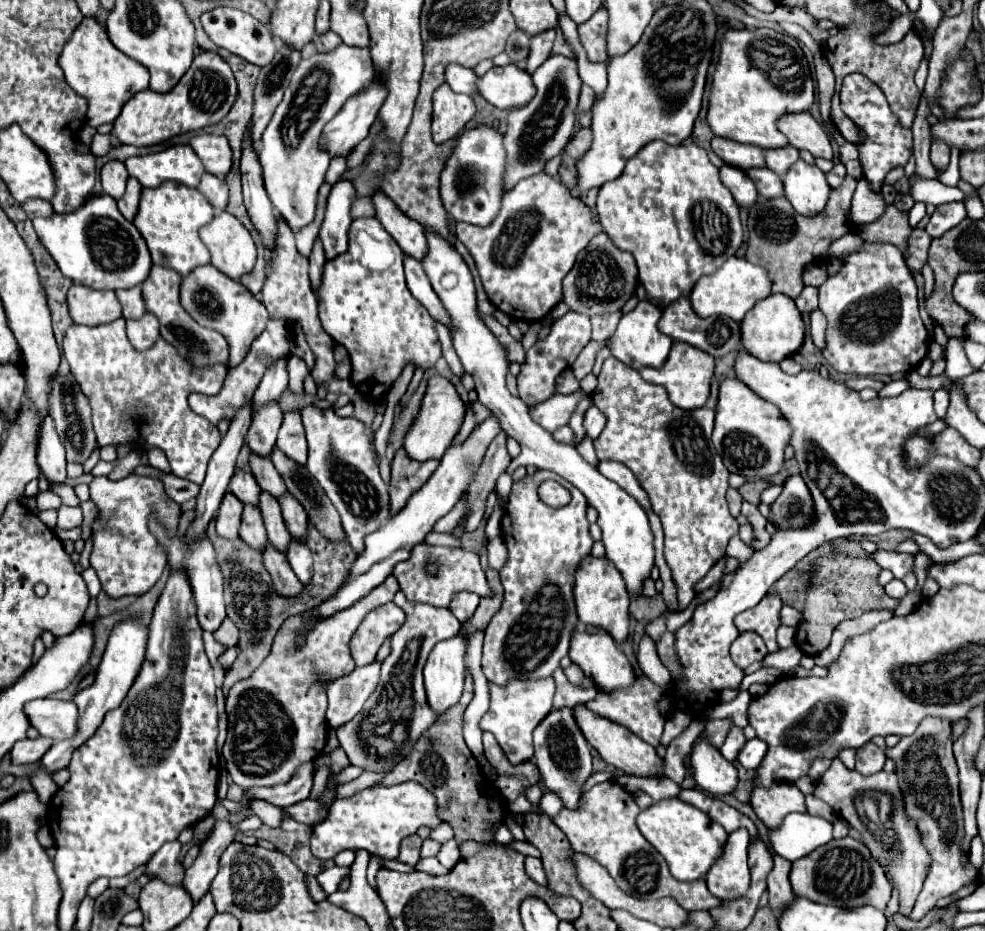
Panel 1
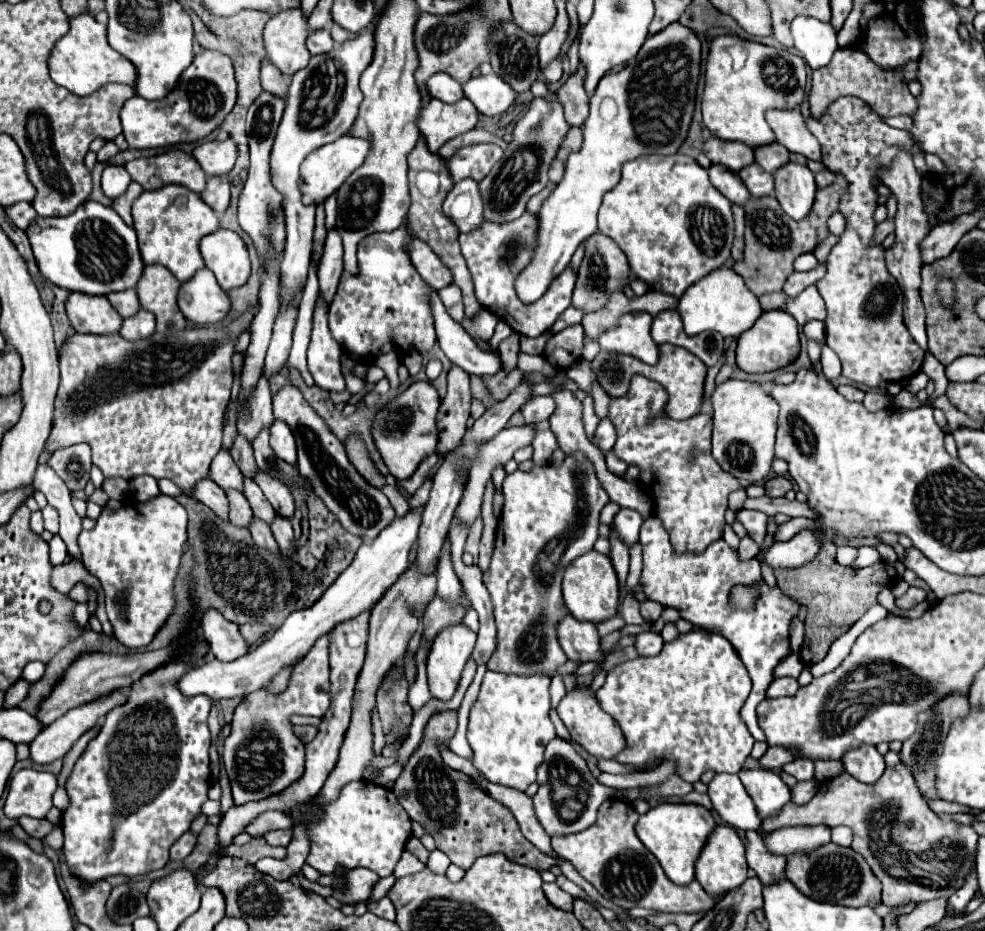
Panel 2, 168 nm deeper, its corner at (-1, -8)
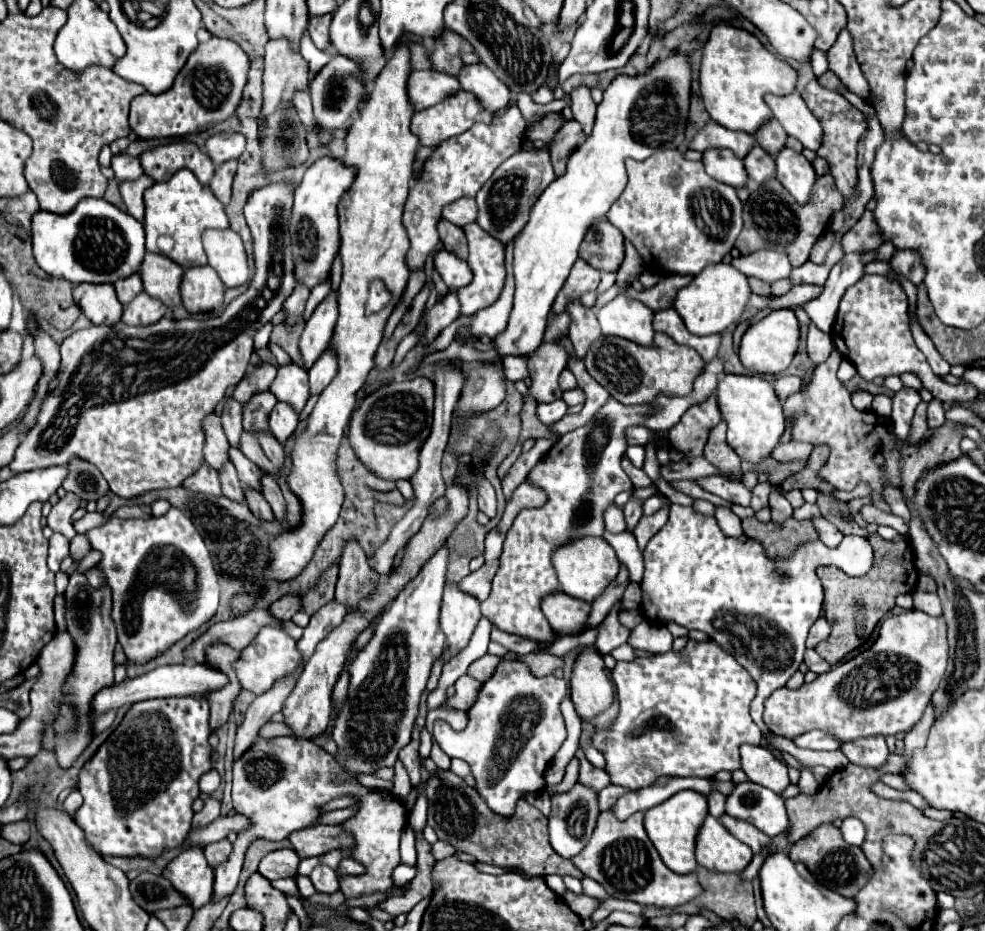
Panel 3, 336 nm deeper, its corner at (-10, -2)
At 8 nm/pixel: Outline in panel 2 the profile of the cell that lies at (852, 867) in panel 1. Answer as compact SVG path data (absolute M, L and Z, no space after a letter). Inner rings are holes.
M834 842L824 844L814 852L798 852L798 856L786 856L786 876L800 892L818 902L840 906L870 906L870 908L882 902L880 900L882 884L874 876L874 872L870 872L866 860L852 848L844 848Z

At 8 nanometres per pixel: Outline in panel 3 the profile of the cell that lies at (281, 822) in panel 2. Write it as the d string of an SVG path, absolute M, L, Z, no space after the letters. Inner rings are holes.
M235 814L235 816L219 816L211 826L199 828L199 830L191 830L191 834L187 836L189 844L211 844L211 842L219 842L225 840L231 832L239 832L239 830L249 830L251 828L251 820L243 814Z

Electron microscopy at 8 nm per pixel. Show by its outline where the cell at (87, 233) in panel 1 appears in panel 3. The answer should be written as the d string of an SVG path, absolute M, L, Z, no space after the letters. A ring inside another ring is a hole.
M83 198L71 214L51 214L39 210L31 226L33 254L37 264L55 278L65 278L73 284L109 282L129 278L139 272L145 256L145 228L131 214L121 212L105 198Z

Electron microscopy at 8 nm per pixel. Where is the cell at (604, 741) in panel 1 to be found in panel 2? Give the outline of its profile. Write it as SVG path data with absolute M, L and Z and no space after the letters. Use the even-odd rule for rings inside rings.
M576 686L574 690L566 692L566 696L558 704L558 716L564 722L564 726L568 728L572 740L596 758L614 758L626 746L618 724L614 722L614 718L610 714L602 712L602 708L596 700L596 694L590 690L590 686Z

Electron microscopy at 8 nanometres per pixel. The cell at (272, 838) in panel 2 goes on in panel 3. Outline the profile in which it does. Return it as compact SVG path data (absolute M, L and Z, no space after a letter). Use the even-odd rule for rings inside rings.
M311 826L289 834L289 840L301 858L321 856L329 850L351 846L351 838L341 830L341 826Z

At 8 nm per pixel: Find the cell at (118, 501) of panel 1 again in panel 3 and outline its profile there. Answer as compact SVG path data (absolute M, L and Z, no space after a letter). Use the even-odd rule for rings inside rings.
M175 506L167 514L147 520L119 520L113 518L99 528L87 532L93 550L101 552L101 570L87 572L87 578L93 586L107 582L113 592L113 620L117 626L119 642L125 650L125 656L133 662L147 662L167 650L171 644L181 640L187 632L197 630L201 624L213 618L219 604L219 582L217 572L211 562L211 554L193 526L193 522Z

